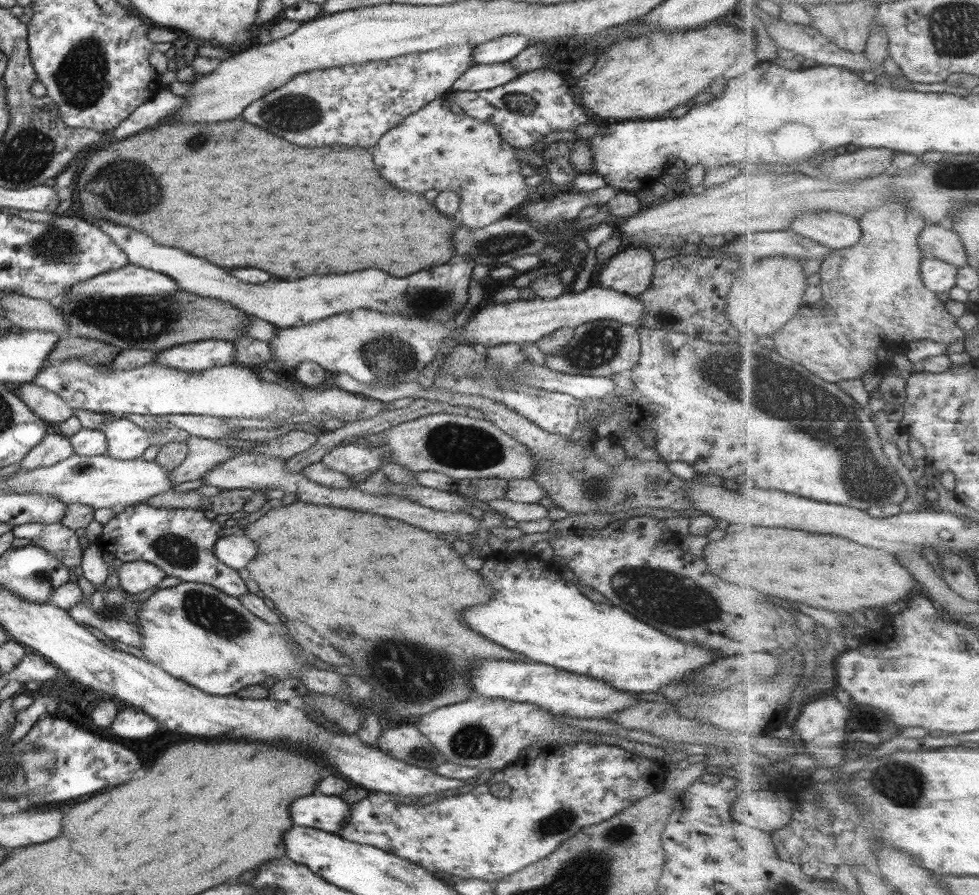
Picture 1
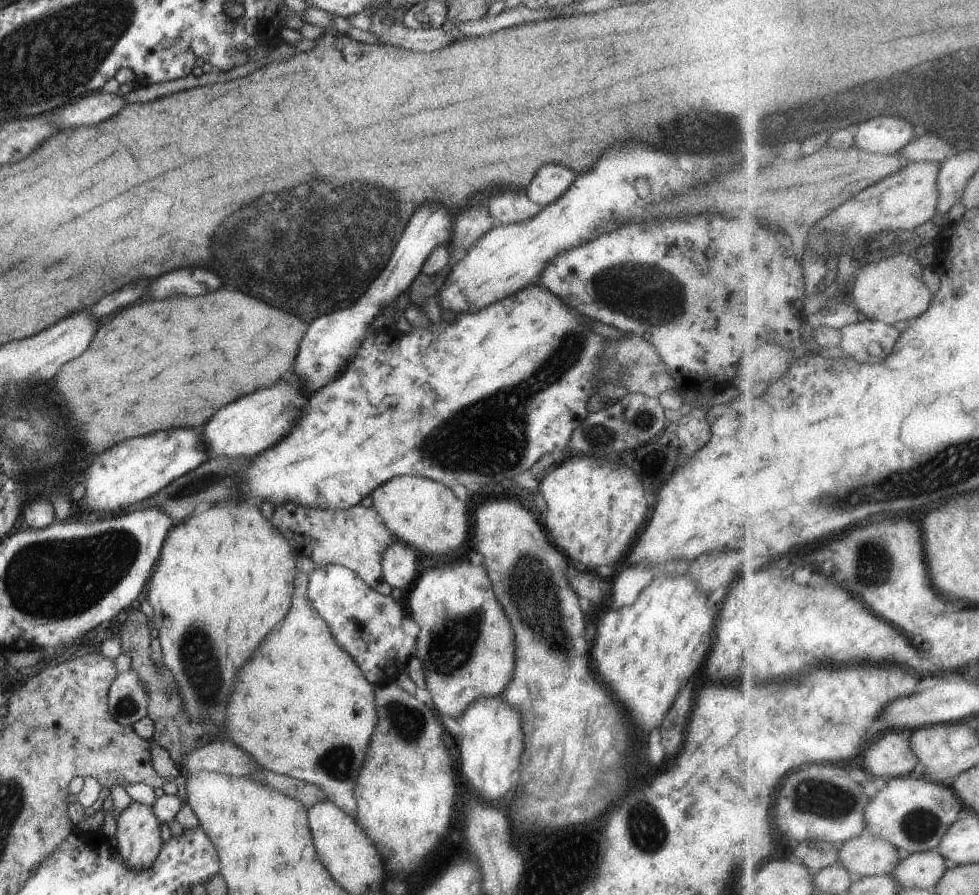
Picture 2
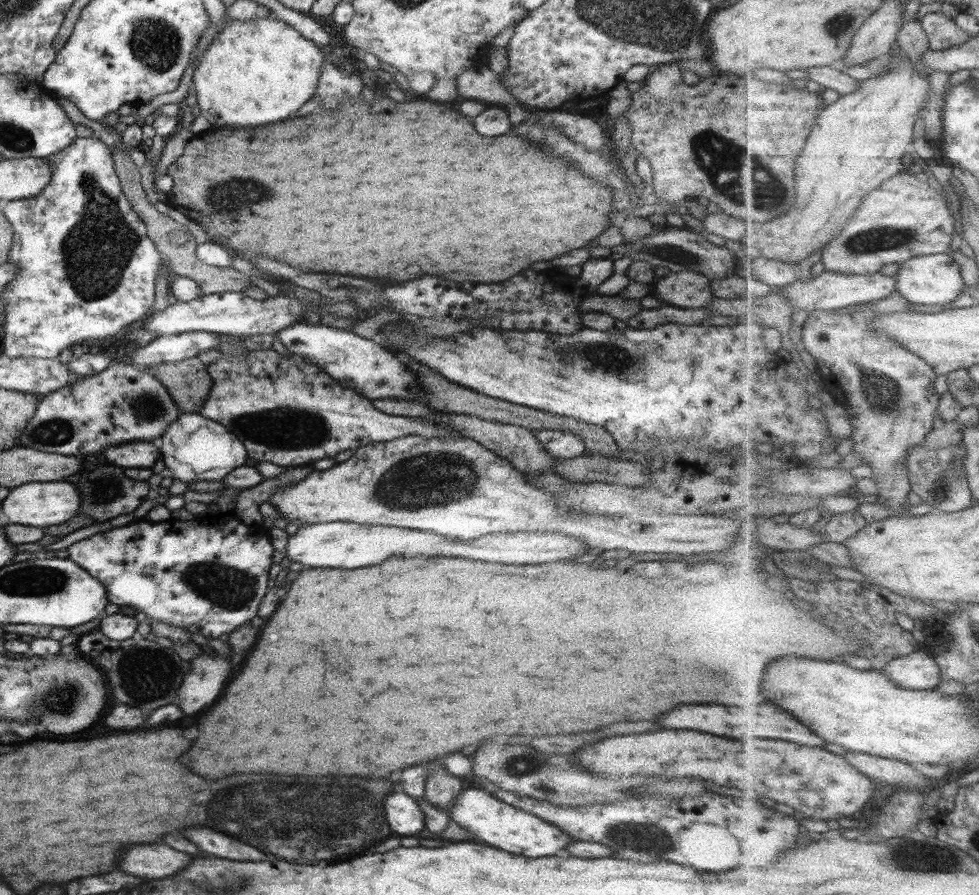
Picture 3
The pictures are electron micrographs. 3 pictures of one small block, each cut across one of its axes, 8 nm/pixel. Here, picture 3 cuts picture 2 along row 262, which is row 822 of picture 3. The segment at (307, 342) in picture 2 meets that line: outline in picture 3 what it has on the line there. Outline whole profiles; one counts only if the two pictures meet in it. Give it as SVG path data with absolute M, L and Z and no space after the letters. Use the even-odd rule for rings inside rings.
M399 789L384 797L383 809L387 823L395 834L418 836L425 828L424 813L417 800Z

